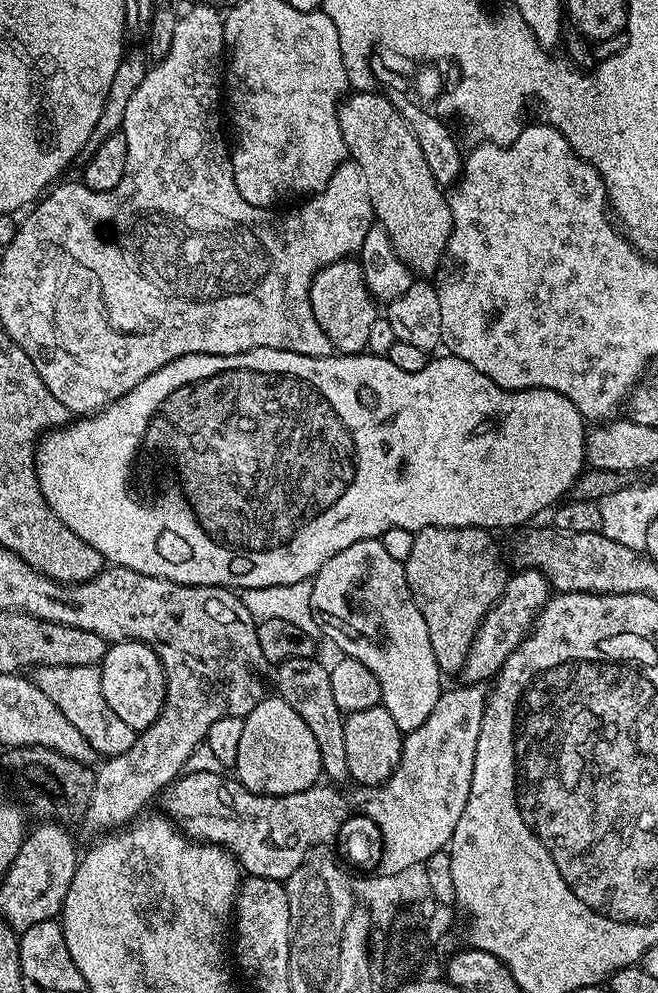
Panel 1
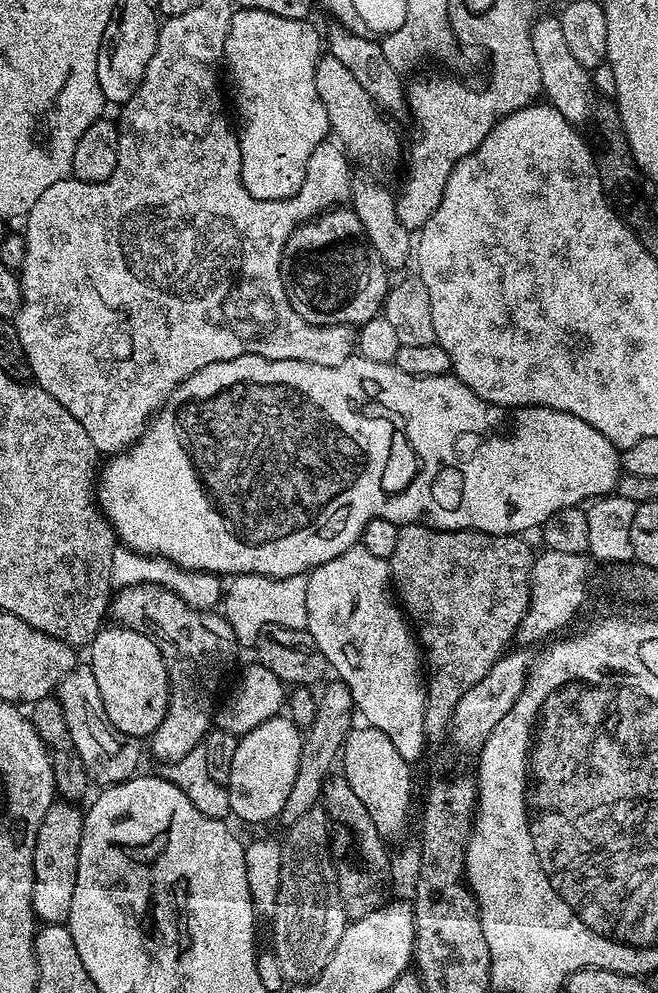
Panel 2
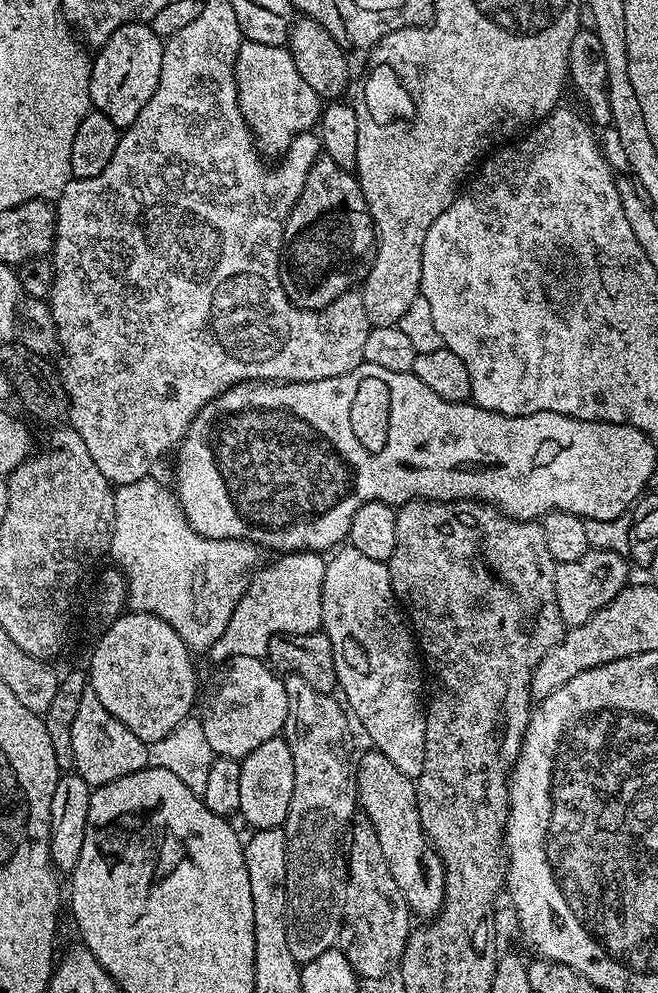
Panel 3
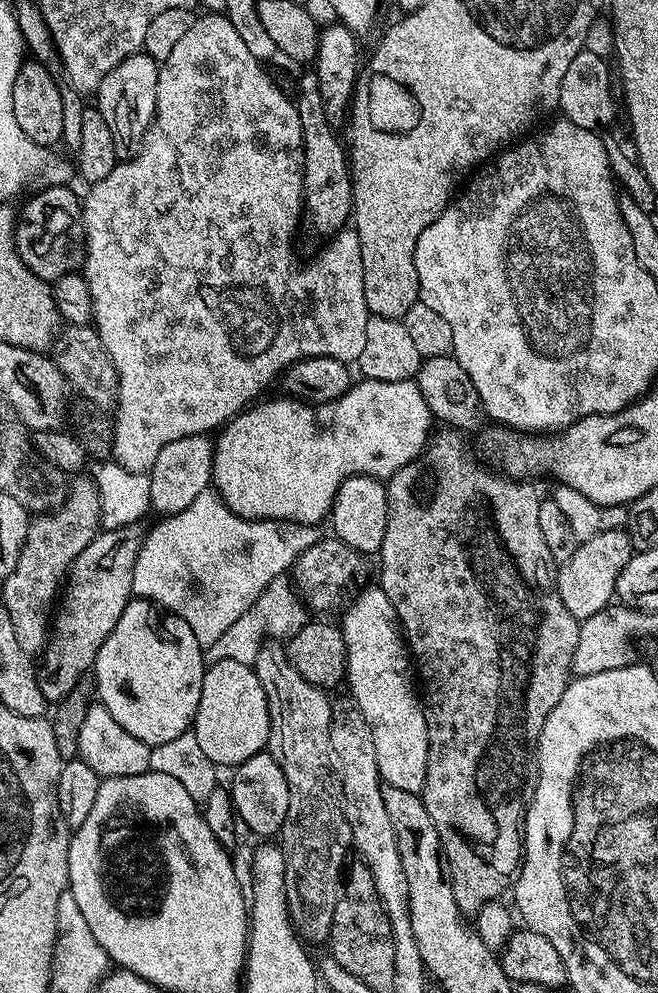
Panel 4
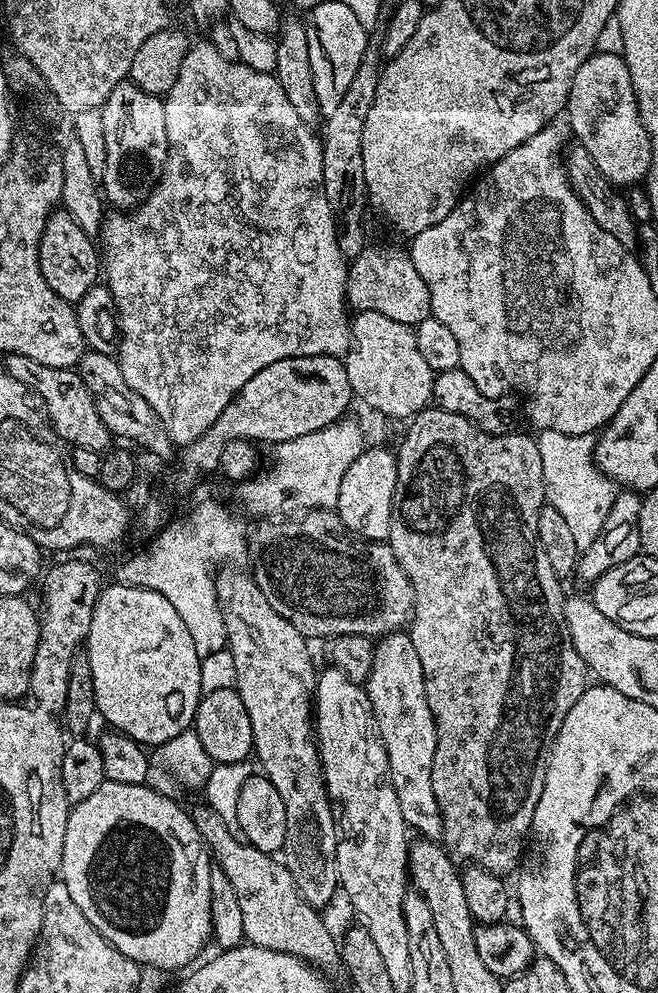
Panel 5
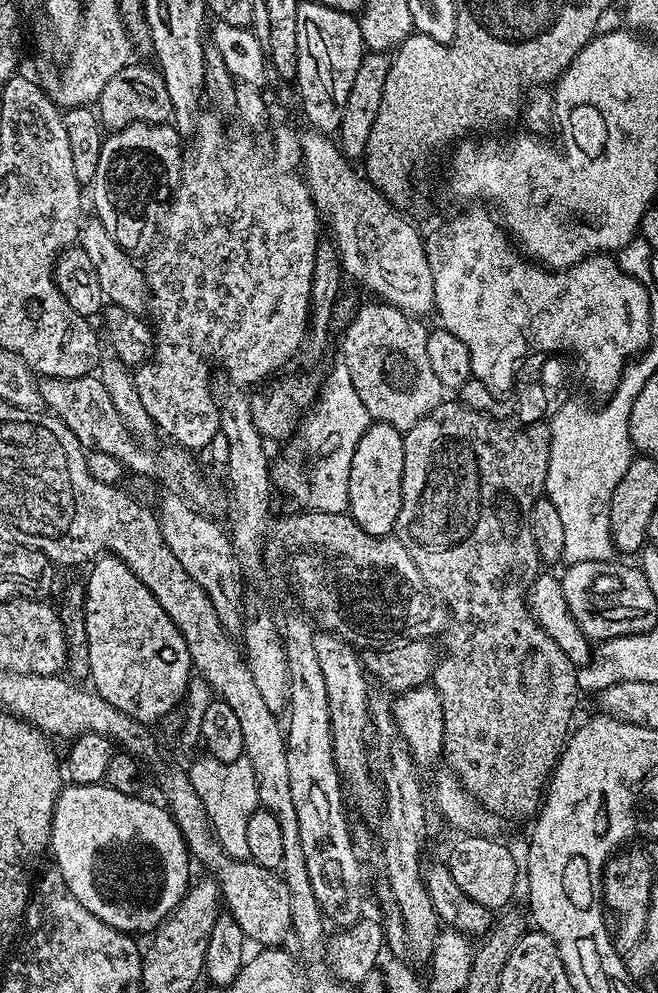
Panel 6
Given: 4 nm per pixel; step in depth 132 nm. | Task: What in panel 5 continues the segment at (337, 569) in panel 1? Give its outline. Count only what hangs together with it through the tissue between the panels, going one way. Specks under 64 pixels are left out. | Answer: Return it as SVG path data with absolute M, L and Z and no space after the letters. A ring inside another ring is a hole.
M407 631L391 632L389 636L379 637L375 641L366 691L380 737L386 746L388 769L394 794L398 794L398 802L402 806L402 818L413 833L426 840L439 841L444 834L442 814L438 798L434 798L434 782L430 782L436 727L426 702L422 661L414 651L414 642Z

